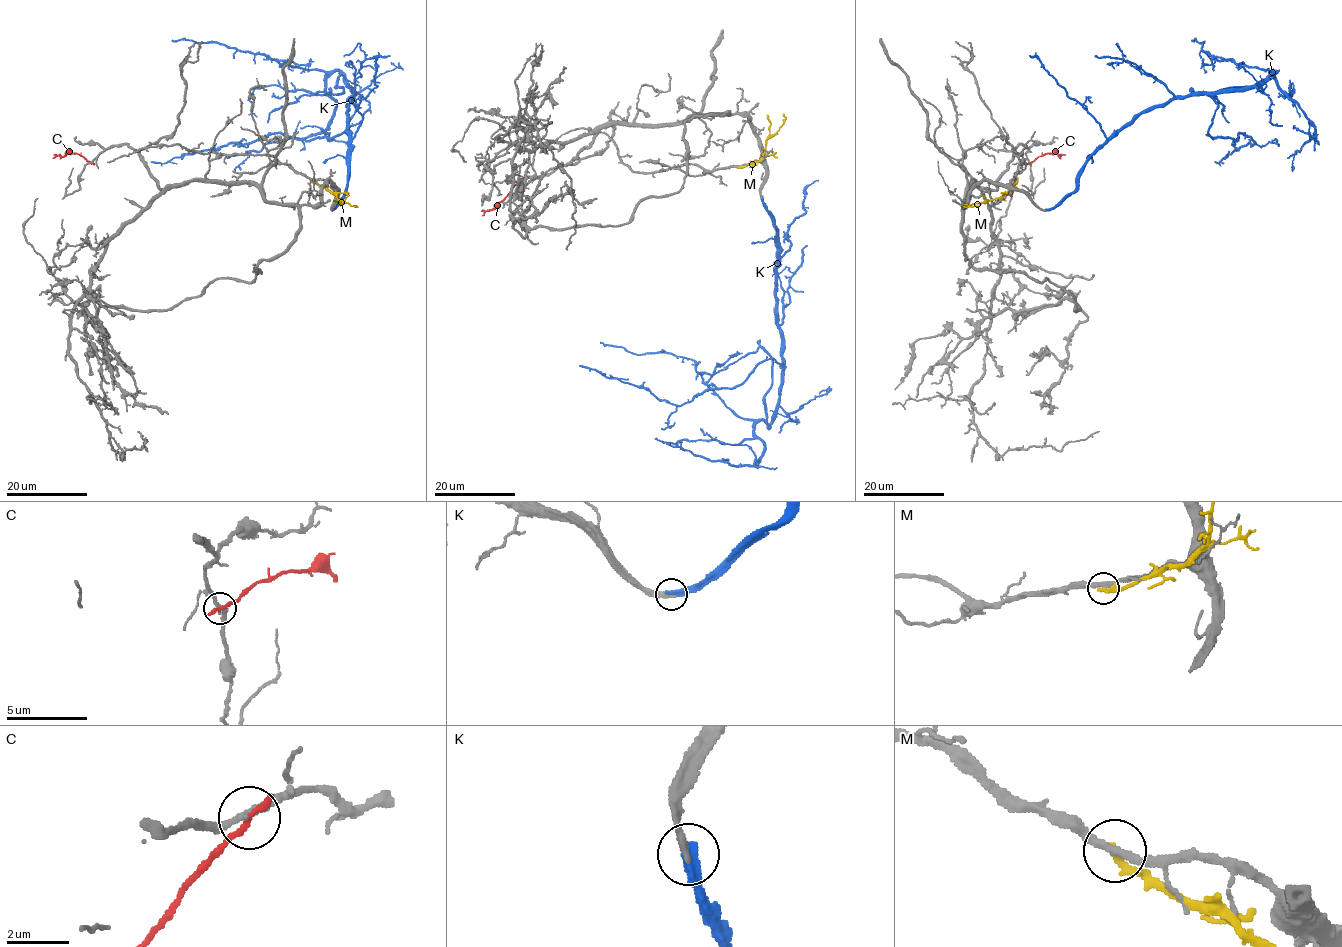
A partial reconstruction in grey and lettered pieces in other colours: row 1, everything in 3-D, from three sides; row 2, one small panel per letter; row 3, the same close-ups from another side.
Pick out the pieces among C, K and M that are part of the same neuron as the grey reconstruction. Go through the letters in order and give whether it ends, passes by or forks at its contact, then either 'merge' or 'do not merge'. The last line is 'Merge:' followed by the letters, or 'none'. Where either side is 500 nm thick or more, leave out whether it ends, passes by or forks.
C: it ends; do not merge
K: it ends; merge
M: it ends; do not merge
Merge: K

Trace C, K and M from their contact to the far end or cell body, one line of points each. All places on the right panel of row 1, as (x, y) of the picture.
C: (1030, 163), (1046, 154), (1065, 155)
K: (1047, 209), (1140, 114), (1183, 96), (1247, 90), (1273, 72), (1213, 58), (1192, 40)
M: (1017, 178), (1004, 195), (984, 200), (978, 205), (963, 206)

